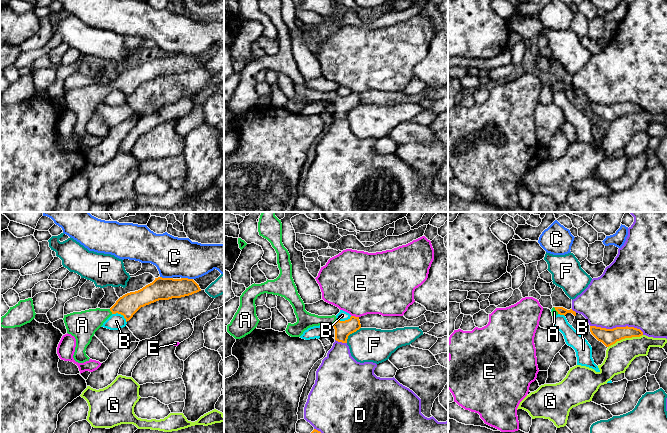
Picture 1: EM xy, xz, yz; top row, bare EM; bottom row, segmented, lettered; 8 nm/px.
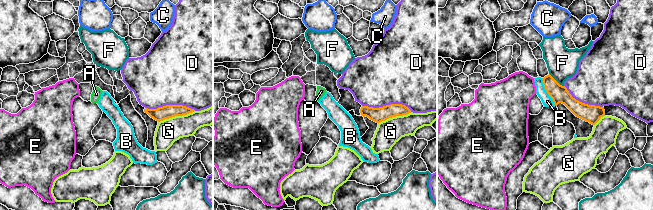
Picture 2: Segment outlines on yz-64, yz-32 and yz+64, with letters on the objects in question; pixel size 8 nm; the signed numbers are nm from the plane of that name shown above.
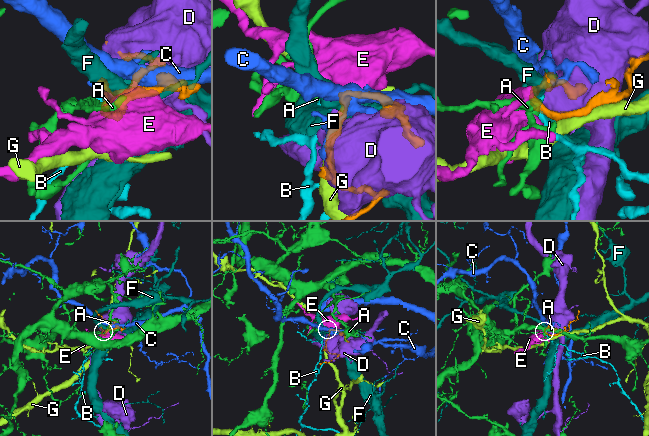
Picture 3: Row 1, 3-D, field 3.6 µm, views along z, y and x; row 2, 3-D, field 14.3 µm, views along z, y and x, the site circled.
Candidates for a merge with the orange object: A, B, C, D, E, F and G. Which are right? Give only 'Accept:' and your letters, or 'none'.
Accept: A

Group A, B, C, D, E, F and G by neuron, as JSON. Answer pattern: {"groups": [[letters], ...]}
{"groups": [["A"], ["B"], ["C"], ["D"], ["E"], ["F"], ["G"]]}

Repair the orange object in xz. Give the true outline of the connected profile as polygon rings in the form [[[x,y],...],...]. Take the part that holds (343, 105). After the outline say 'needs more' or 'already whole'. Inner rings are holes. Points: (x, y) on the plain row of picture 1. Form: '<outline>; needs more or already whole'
[[[258,0],[259,11],[267,15],[277,29],[279,52],[261,60],[252,60],[240,72],[240,82],[227,108],[235,115],[241,115],[250,110],[258,101],[255,76],[261,70],[273,70],[284,73],[294,85],[297,98],[288,99],[286,109],[291,113],[300,113],[305,106],[313,102],[332,101],[335,105],[335,116],[347,119],[348,112],[361,104],[359,93],[351,92],[348,96],[340,97],[335,91],[318,92],[305,86],[305,80],[298,70],[292,54],[290,30],[282,19],[282,0]]]; needs more

